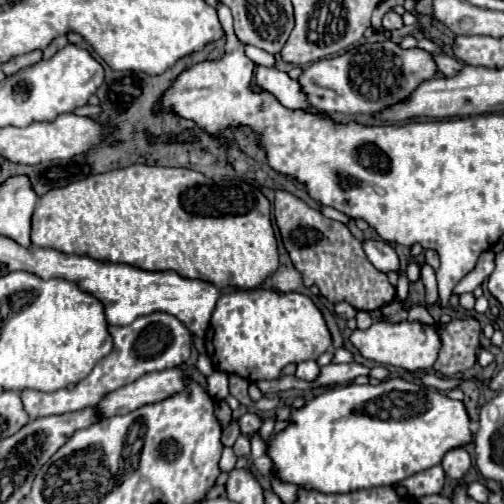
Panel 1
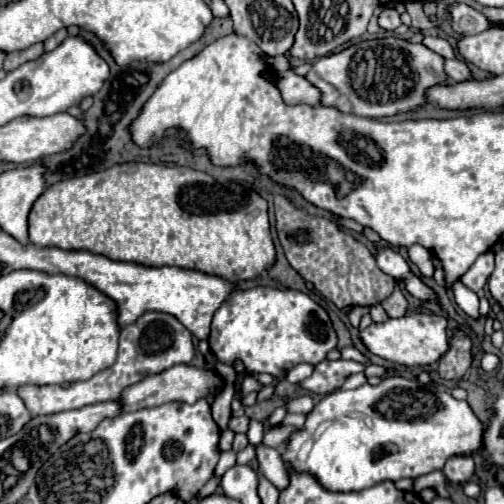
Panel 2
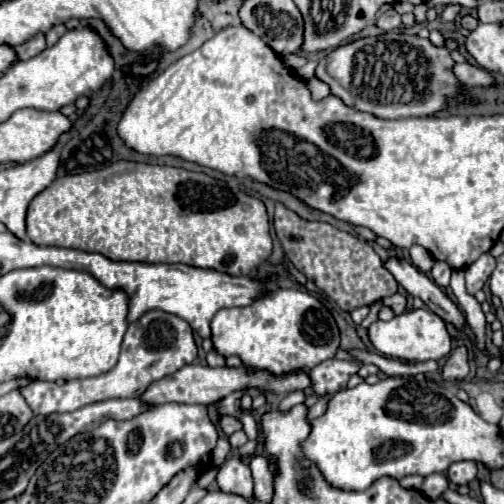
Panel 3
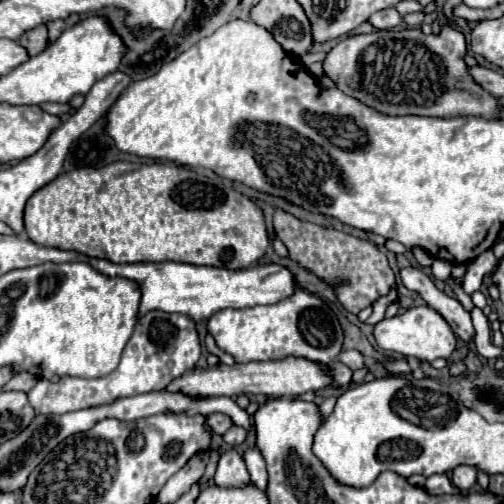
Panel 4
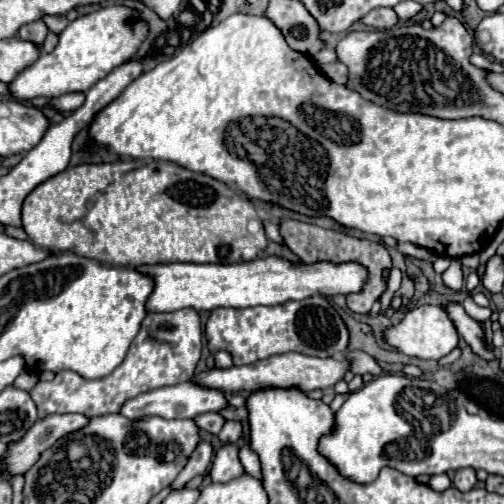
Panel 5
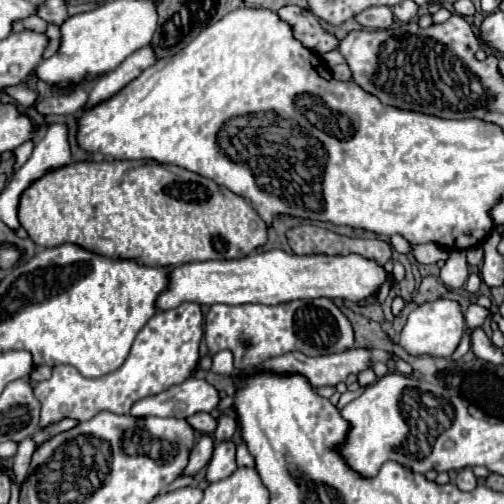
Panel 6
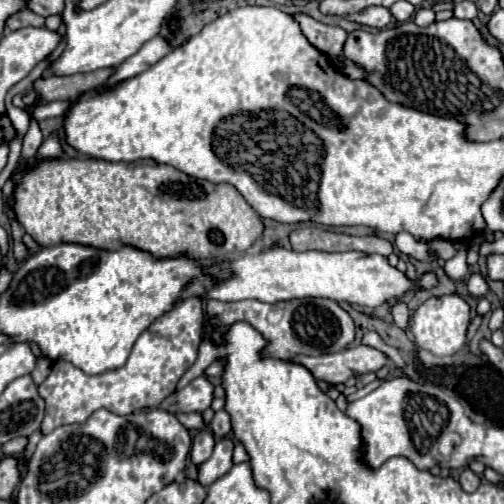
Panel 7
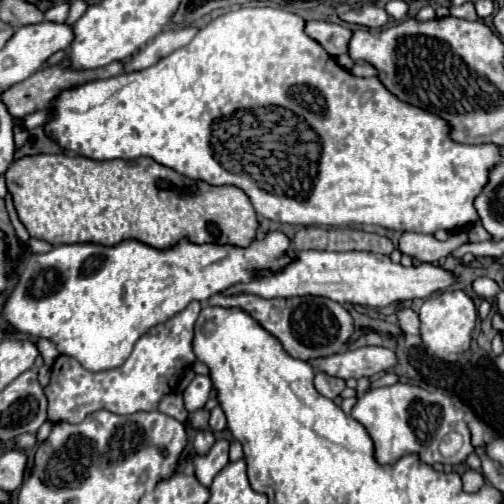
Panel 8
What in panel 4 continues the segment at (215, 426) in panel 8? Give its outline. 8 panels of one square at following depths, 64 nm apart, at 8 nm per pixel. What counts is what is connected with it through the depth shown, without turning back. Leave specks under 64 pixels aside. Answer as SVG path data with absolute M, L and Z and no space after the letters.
M232 426L226 434L224 434L224 442L228 446L238 446L246 440L246 430L242 426Z

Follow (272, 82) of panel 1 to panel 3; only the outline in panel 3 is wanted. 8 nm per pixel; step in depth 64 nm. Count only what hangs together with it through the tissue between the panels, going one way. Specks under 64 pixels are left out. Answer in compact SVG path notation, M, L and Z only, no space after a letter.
M296 74L296 78L298 78L300 82L304 82L304 86L310 90L310 94L312 94L312 98L314 98L314 100L322 100L322 98L326 98L326 96L330 94L330 88L328 88L324 82L316 80L316 78L310 78L310 80L302 80L298 74Z

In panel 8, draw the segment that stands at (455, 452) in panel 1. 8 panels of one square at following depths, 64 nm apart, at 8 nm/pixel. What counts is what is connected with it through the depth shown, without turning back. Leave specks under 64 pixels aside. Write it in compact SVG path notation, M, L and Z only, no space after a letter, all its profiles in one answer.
M466 470L464 476L462 476L462 484L464 484L466 492L478 492L482 488L482 484L484 484L484 478L476 470Z

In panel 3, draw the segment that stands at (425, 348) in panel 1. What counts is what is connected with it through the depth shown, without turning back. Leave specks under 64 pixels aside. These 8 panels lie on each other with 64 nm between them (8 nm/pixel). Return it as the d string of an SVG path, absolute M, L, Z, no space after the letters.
M410 310L400 316L394 316L390 322L376 320L368 328L368 338L376 352L386 358L398 358L404 362L426 362L426 360L442 360L450 354L452 342L446 330L446 324L440 316L430 310Z

